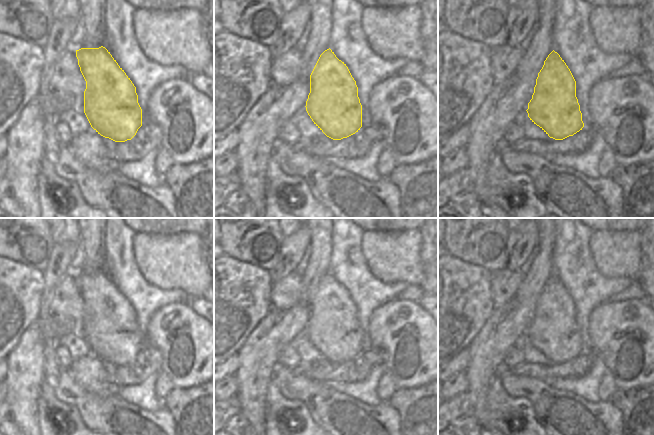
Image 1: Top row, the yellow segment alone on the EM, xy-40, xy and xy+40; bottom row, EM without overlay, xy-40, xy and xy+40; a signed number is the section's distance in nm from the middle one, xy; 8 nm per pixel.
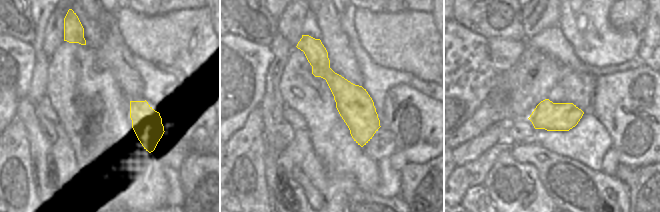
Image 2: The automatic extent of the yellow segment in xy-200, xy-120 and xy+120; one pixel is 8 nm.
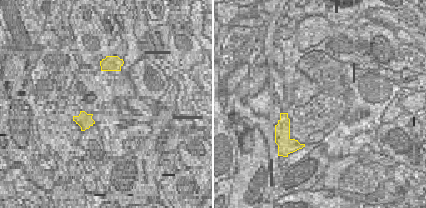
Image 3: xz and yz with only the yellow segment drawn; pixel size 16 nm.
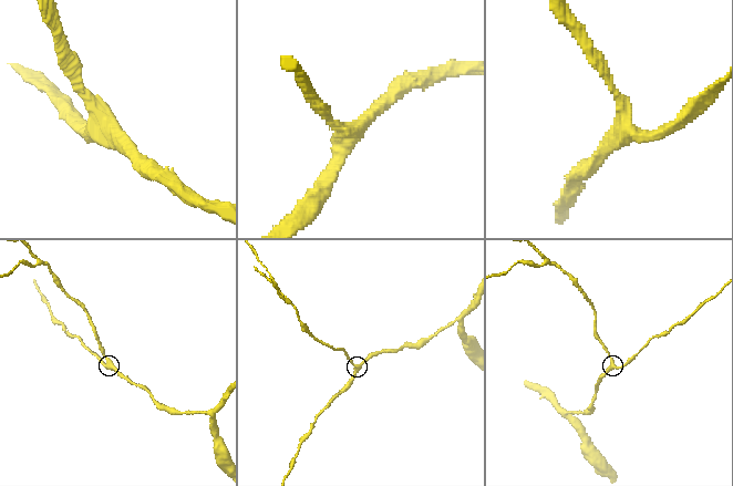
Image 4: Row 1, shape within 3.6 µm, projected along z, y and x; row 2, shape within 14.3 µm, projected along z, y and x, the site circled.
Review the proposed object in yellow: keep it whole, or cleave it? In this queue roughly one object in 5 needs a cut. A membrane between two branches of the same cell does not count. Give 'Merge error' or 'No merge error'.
No merge error

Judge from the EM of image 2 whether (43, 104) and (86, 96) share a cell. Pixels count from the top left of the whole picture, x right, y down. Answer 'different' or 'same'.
different

